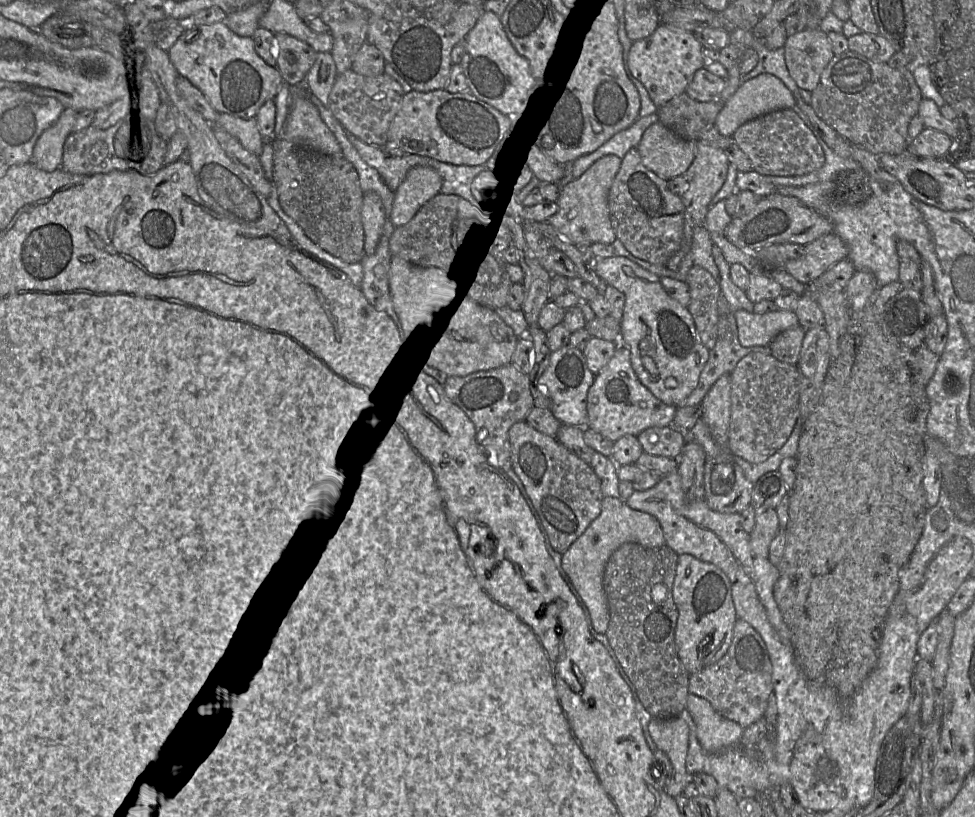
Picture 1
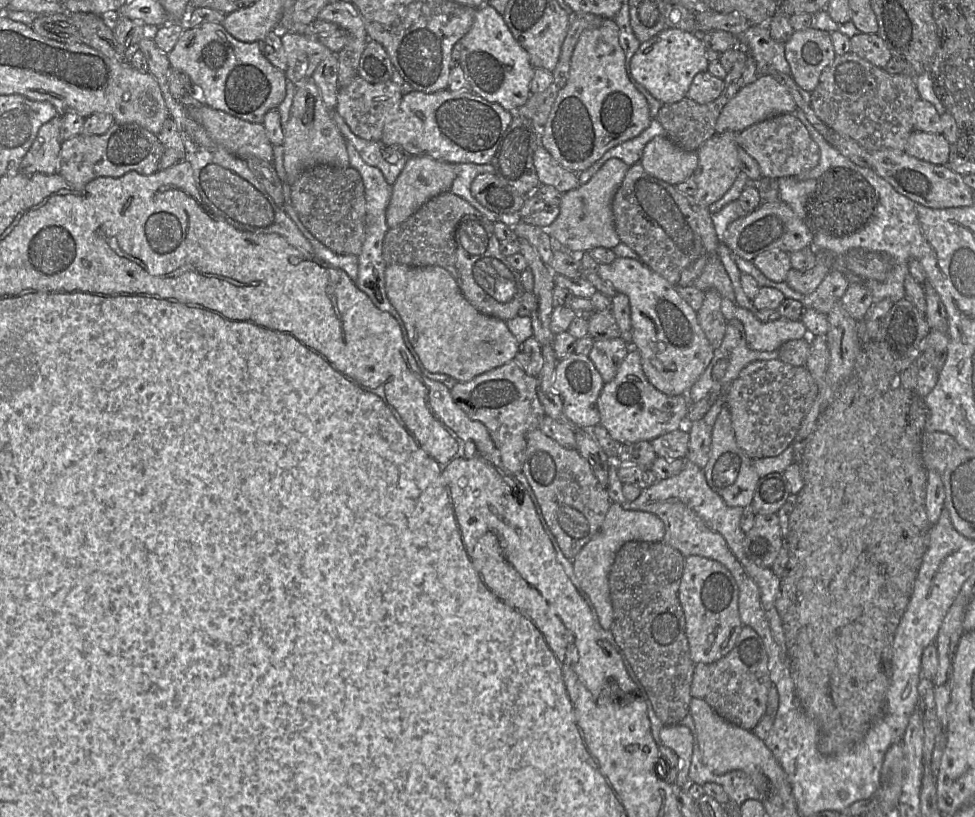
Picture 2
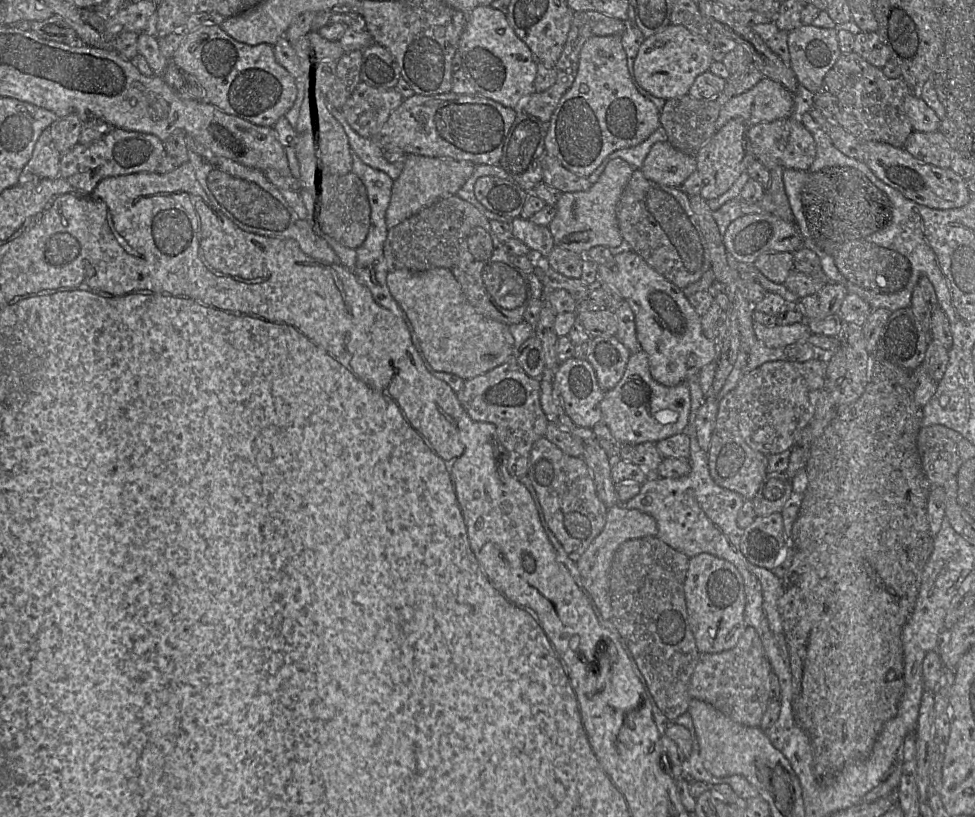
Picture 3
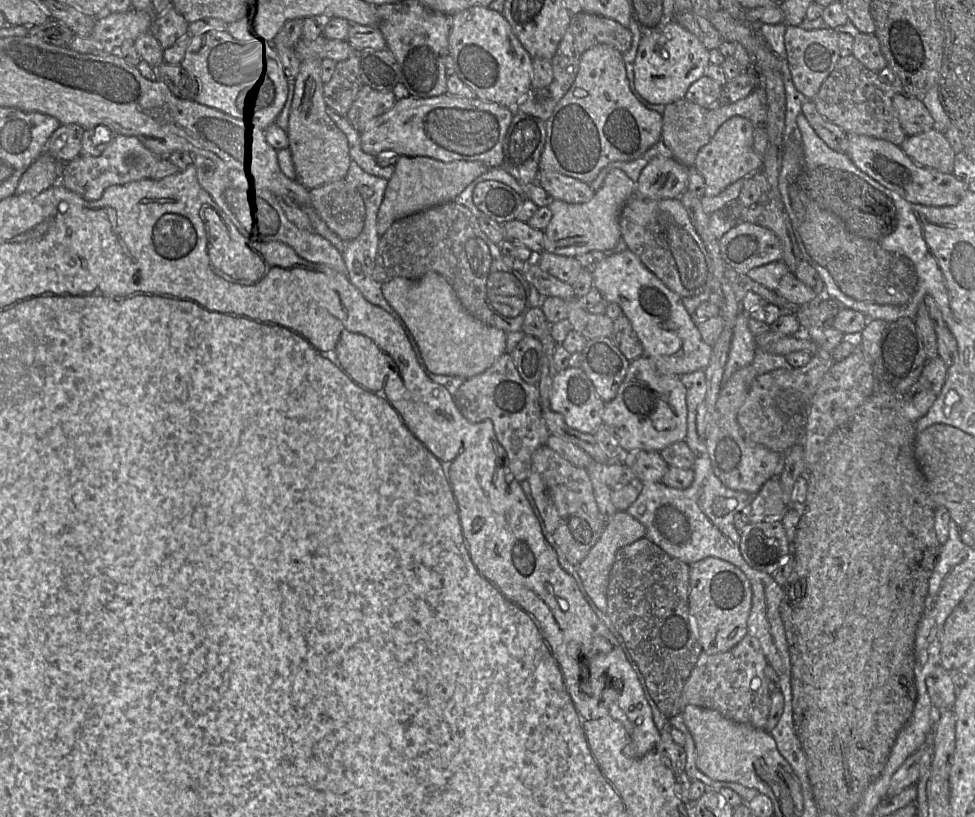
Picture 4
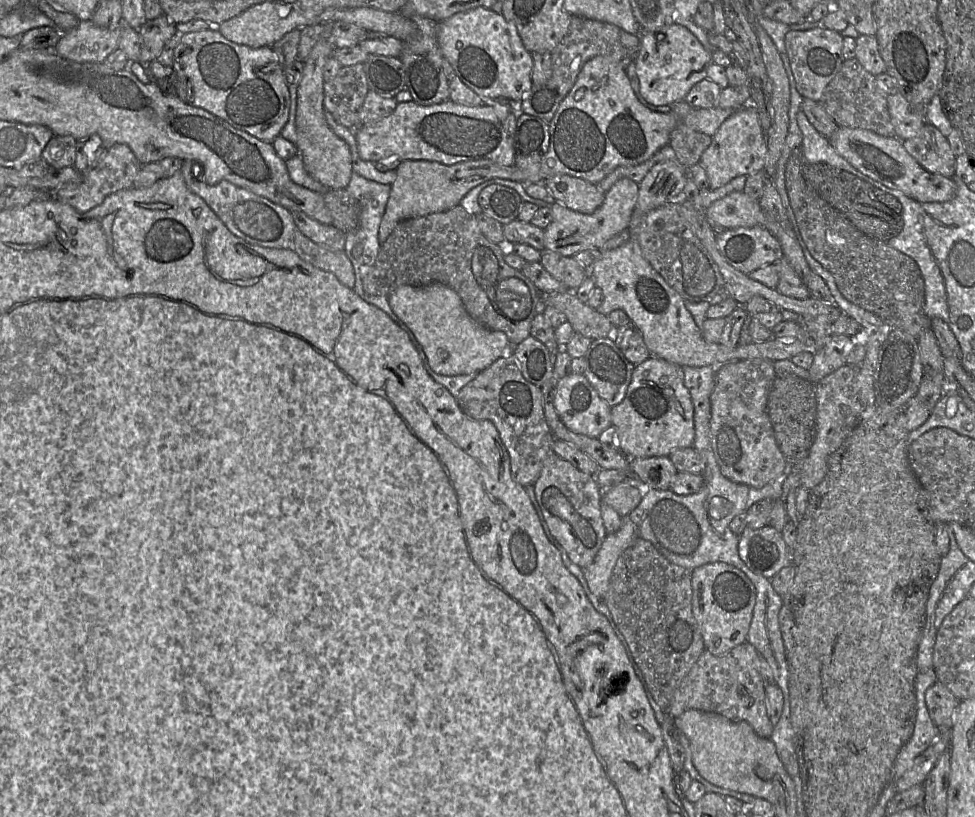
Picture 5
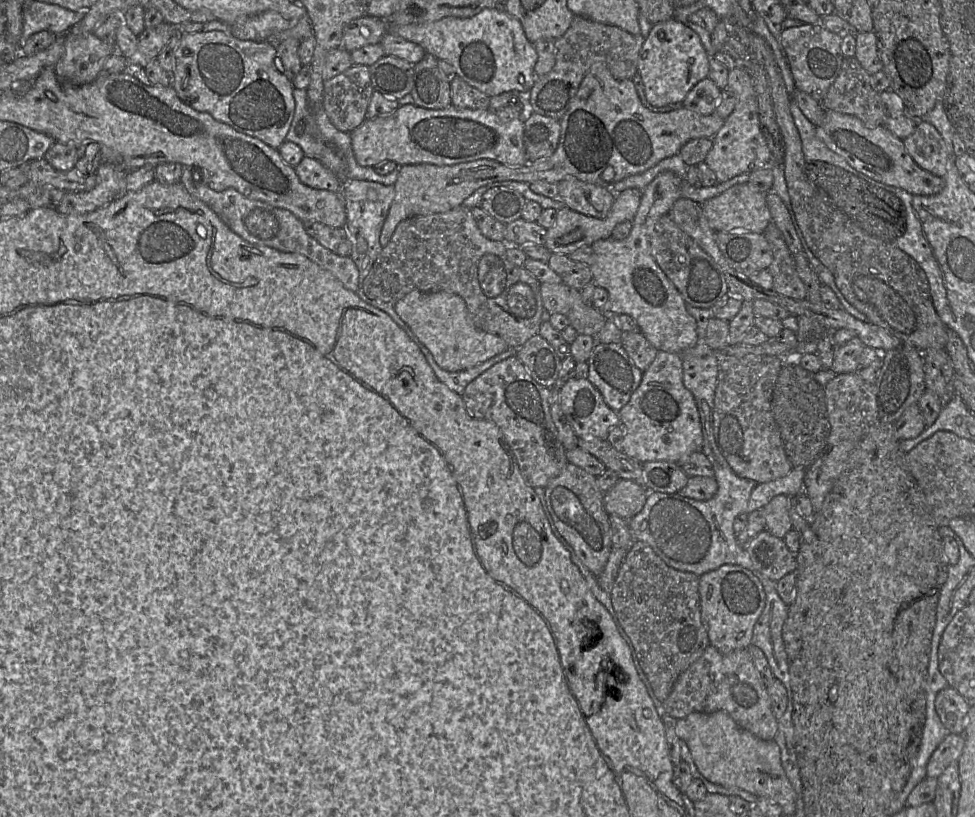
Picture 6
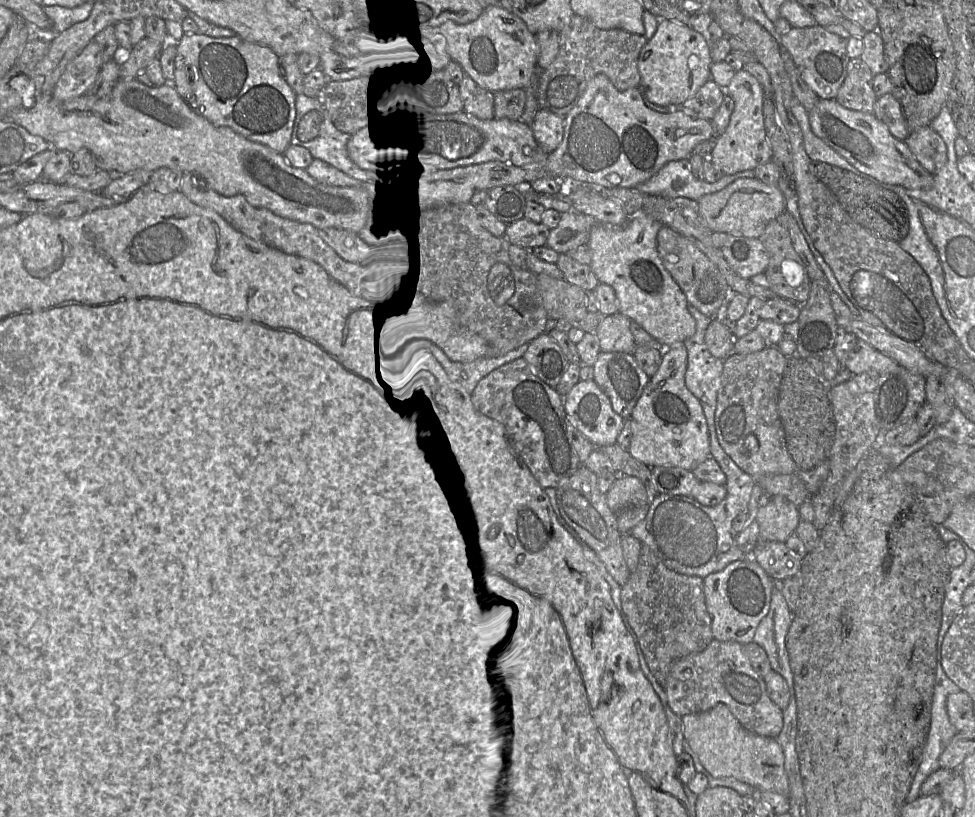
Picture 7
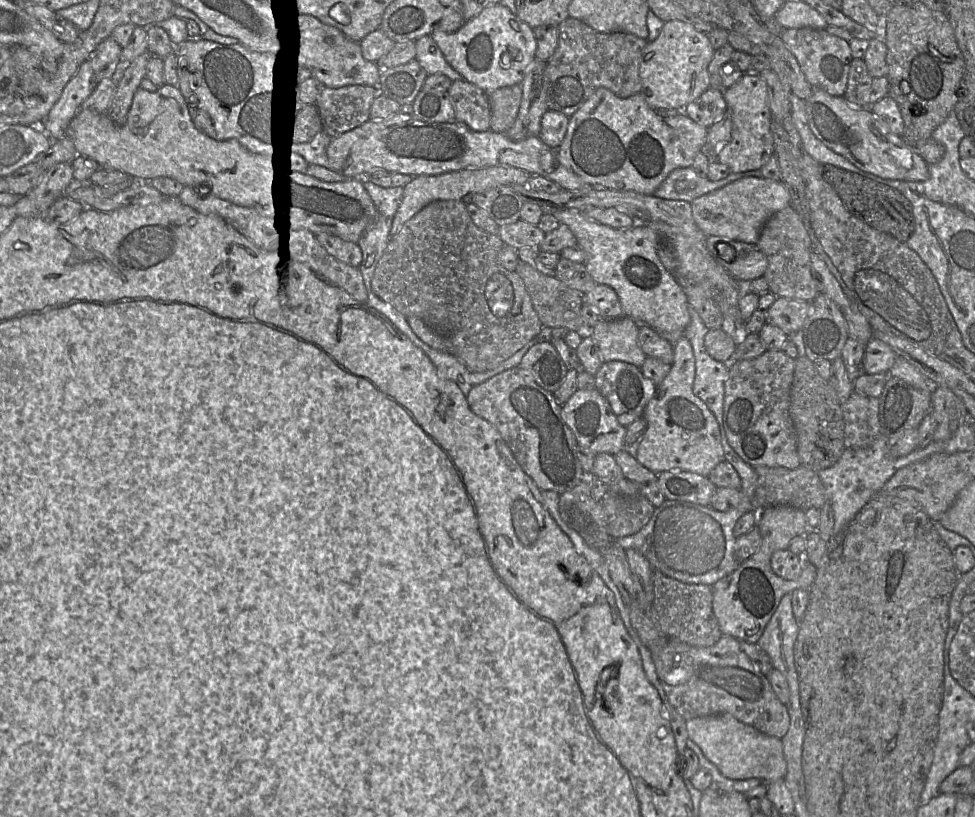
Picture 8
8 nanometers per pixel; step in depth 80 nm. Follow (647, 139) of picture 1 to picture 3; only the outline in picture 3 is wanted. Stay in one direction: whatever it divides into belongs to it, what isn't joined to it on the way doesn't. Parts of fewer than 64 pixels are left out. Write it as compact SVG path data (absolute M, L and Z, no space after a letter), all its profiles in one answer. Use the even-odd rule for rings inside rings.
M665 141L651 146L641 170L648 180L680 188L696 168L695 156L684 154Z

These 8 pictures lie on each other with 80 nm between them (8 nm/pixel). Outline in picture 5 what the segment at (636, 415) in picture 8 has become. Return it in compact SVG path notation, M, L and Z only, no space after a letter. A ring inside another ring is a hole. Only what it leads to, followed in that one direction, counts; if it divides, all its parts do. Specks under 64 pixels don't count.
M613 337L592 340L584 355L584 376L599 396L613 407L626 395L635 368L615 344Z

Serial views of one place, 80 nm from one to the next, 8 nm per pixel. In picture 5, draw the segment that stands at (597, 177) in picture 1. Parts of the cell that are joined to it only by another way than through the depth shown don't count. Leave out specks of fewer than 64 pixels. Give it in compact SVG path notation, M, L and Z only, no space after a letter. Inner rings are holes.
M621 178L605 193L602 205L592 214L571 210L556 200L550 205L552 221L544 229L544 249L565 257L588 249L601 250L616 234L627 229L638 201L639 185L631 179Z

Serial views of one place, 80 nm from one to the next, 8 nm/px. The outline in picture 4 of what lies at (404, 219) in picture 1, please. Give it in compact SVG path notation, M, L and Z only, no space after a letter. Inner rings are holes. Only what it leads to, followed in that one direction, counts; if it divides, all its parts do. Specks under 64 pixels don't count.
M400 156L388 180L384 198L377 214L377 232L381 237L397 220L428 208L455 201L456 197L489 168L480 161L442 162L423 156Z

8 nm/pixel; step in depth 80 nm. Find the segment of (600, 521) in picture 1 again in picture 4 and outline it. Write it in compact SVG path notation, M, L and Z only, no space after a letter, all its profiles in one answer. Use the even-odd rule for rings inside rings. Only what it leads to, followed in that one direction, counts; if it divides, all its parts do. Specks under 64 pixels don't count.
M617 511L614 516L606 522L602 535L590 549L587 556L577 566L577 572L585 593L602 613L607 614L607 590L610 572L617 552L624 546L645 537L645 535L646 528L641 522L626 511Z

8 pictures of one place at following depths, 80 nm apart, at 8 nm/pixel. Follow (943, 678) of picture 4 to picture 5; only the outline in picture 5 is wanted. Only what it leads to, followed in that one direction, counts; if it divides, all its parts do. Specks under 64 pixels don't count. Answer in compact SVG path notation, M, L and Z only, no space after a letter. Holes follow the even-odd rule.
M940 681L926 690L926 705L931 719L941 731L950 731L959 700Z

